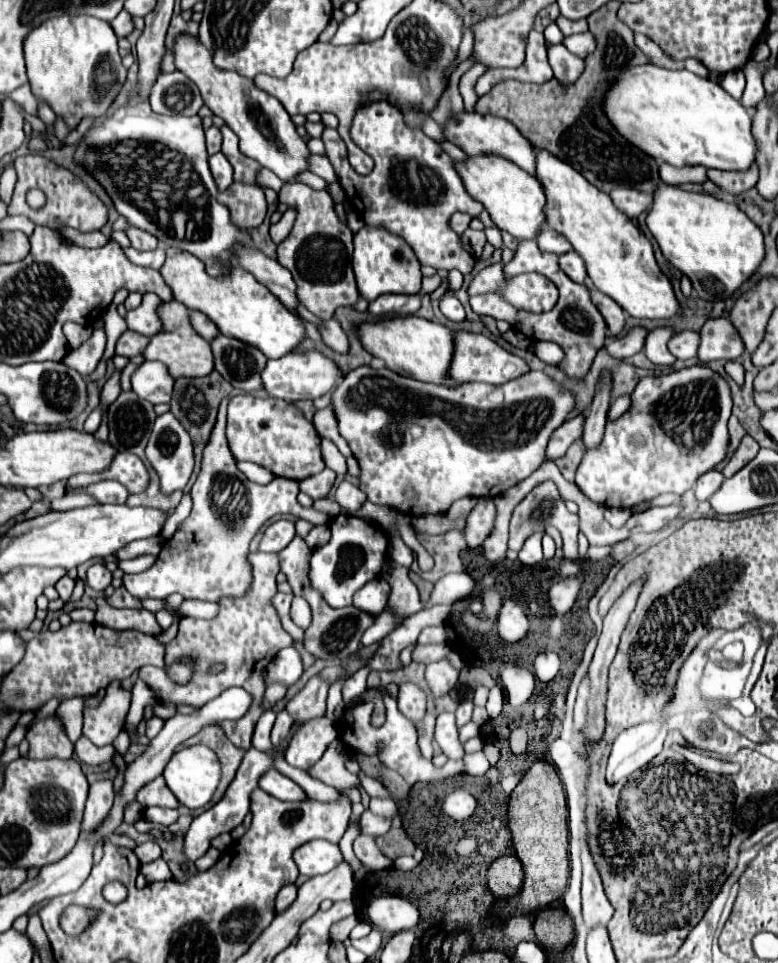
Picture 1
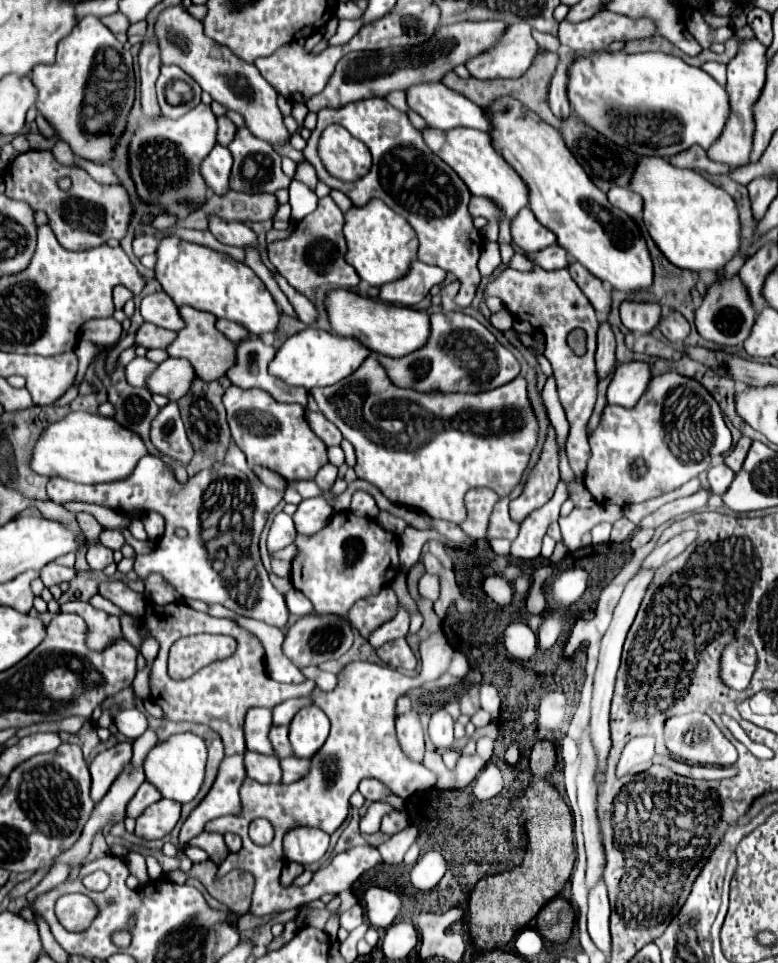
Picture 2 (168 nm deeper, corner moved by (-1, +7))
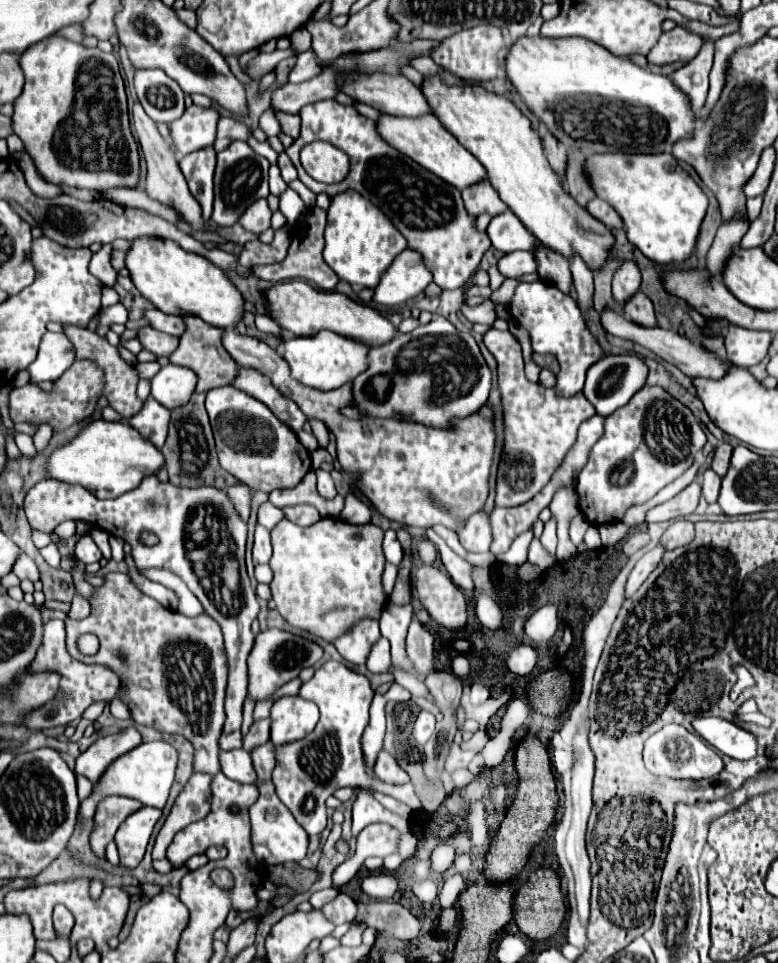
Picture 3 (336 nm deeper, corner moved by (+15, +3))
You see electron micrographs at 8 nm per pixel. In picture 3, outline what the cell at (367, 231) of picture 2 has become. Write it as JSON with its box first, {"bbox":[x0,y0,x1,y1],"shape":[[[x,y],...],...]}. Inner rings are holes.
{"bbox":[324,190,406,288],"shape":[[[346,190],[332,198],[332,204],[328,208],[324,260],[340,280],[346,280],[352,286],[360,284],[362,288],[374,288],[382,272],[404,248],[406,238],[376,206],[372,206],[372,202],[364,200],[354,190]]]}

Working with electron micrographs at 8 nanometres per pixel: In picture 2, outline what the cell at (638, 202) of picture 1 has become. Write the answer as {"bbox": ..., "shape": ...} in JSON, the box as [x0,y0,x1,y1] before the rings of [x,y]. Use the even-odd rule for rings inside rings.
{"bbox":[608,186,642,218],"shape":[[[620,186],[610,188],[608,200],[612,206],[626,212],[630,218],[636,218],[642,212],[642,198],[636,192],[632,192],[630,188],[620,188]]]}

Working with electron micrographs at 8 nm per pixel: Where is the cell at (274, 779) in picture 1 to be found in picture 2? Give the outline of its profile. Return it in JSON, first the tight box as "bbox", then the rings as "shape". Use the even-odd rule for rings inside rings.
{"bbox":[244,752,282,784],"shape":[[[246,752],[244,754],[244,768],[246,768],[246,776],[262,782],[262,784],[278,784],[282,770],[280,770],[280,762],[274,756],[266,756],[266,754],[258,754],[258,752]]]}

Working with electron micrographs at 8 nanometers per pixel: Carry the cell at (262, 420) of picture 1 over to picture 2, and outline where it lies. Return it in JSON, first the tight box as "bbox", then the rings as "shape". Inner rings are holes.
{"bbox":[224,386,328,480],"shape":[[[230,386],[224,392],[228,424],[236,446],[244,452],[250,466],[264,466],[278,472],[284,480],[314,480],[318,470],[328,462],[324,442],[310,430],[306,412],[300,404],[276,402],[260,388],[242,390]]]}

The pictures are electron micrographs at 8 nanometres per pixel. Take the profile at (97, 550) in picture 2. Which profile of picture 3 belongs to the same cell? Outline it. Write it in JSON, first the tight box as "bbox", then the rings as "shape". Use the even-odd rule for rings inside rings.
{"bbox":[76,536,102,564],"shape":[[[82,536],[76,544],[76,556],[84,562],[84,564],[92,564],[92,562],[98,562],[102,558],[102,552],[98,550],[98,546],[94,544],[92,538],[88,536]]]}

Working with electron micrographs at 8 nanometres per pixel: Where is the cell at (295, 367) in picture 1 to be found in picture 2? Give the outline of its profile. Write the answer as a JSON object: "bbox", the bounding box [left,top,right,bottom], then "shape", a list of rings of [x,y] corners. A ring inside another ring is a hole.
{"bbox":[272,328,370,390],"shape":[[[306,328],[290,336],[272,360],[272,374],[284,378],[292,386],[304,386],[306,390],[316,386],[332,386],[358,370],[358,366],[370,356],[370,350],[350,336],[336,336],[318,328]]]}

